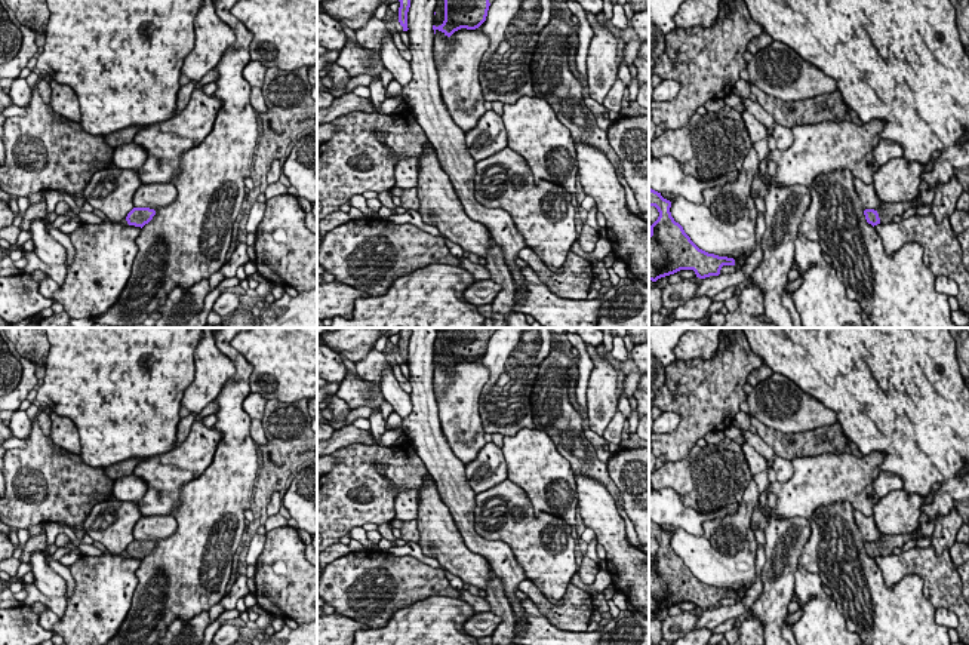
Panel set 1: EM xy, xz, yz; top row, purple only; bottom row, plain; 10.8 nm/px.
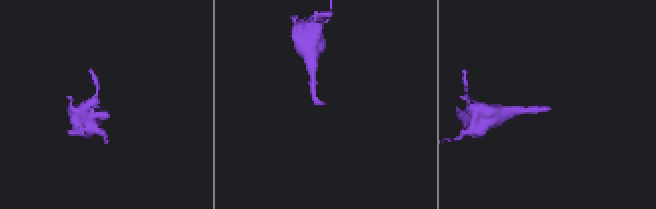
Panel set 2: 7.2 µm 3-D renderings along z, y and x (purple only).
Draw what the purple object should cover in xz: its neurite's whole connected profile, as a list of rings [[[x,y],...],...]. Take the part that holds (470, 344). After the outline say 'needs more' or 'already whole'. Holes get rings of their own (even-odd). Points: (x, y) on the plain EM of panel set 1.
[[[439,328],[444,332],[444,353],[442,357],[433,357],[436,363],[442,363],[450,369],[461,360],[476,362],[487,348],[490,328]]] | already whole

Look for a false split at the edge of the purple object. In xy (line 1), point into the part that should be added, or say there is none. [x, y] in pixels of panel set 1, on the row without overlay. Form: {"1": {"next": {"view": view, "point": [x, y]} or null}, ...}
{"1": {"next": null}}

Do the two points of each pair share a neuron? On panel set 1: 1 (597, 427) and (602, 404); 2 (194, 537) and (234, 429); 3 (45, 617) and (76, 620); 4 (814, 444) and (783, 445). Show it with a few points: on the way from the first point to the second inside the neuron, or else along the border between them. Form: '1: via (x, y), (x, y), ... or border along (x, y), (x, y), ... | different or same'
1: via (597, 421), (597, 409) | same
2: via (211, 510), (231, 476), (233, 455) | same
3: border along (60, 619), (52, 629) | different
4: via (806, 444), (790, 445) | same

